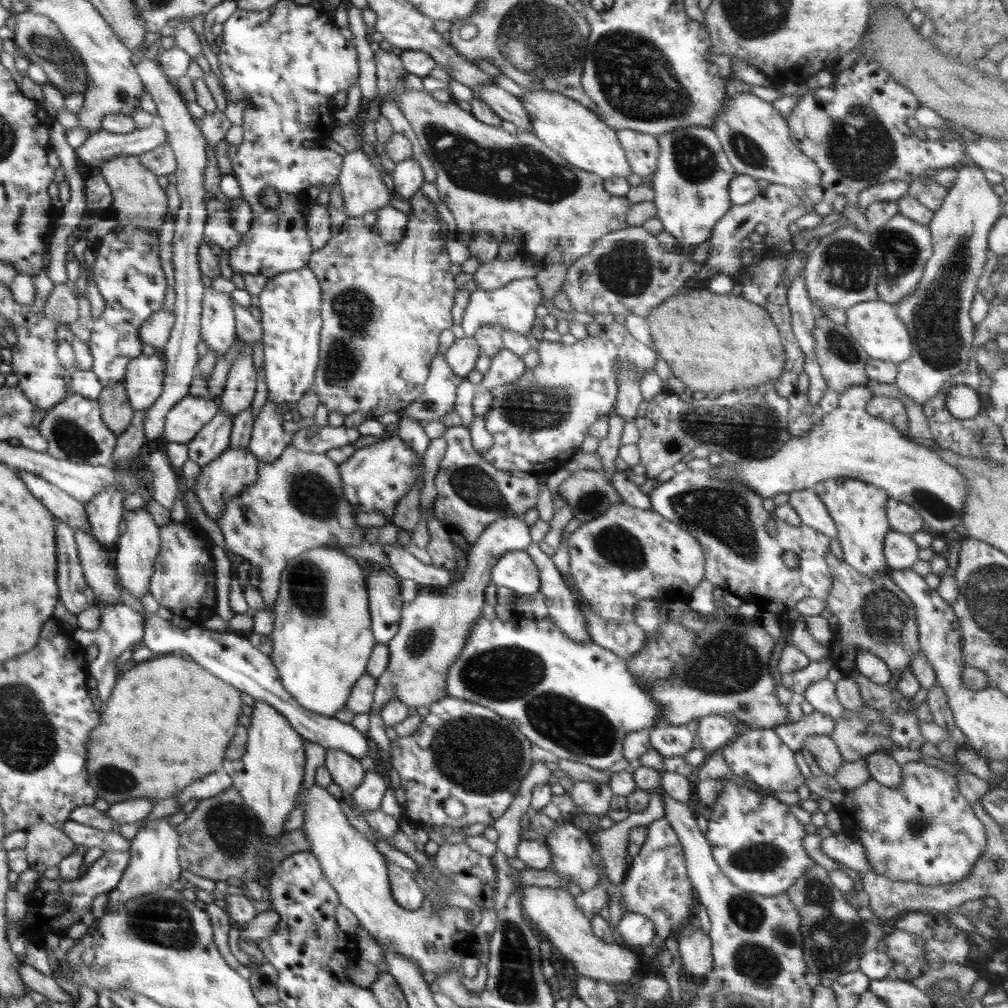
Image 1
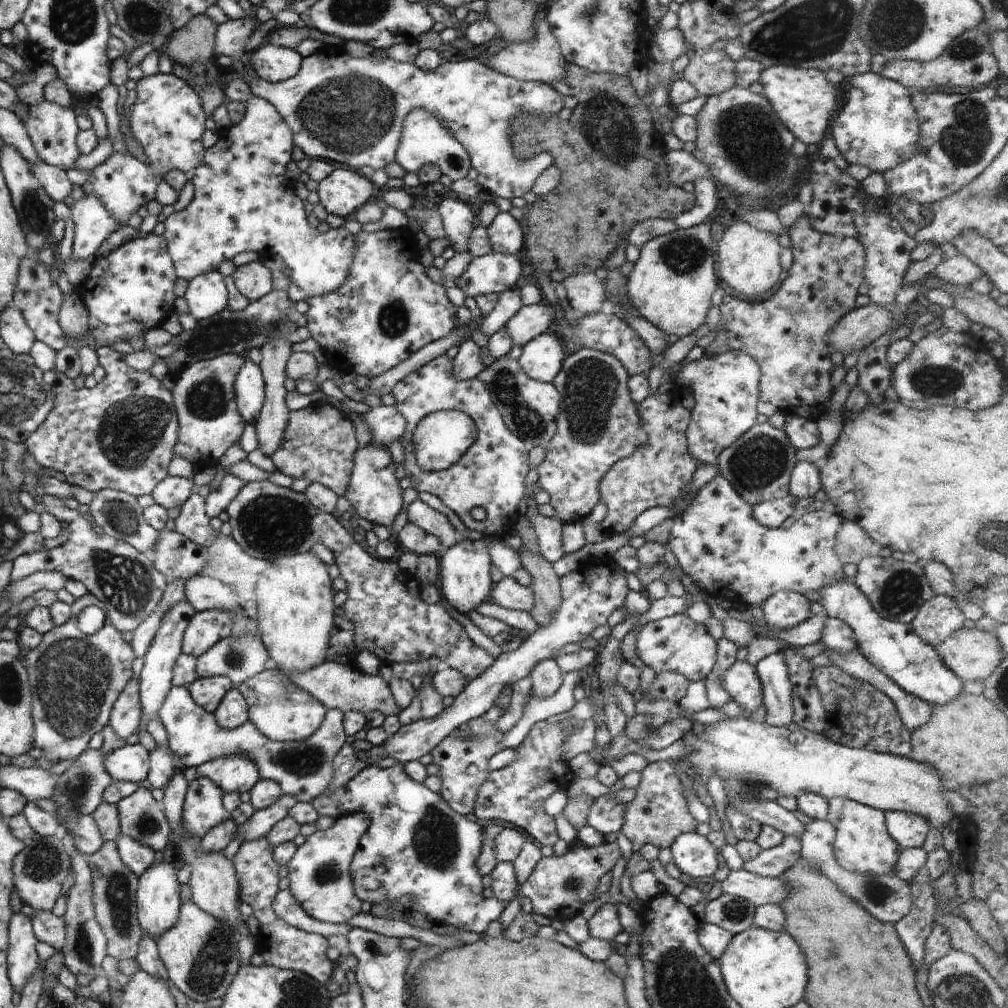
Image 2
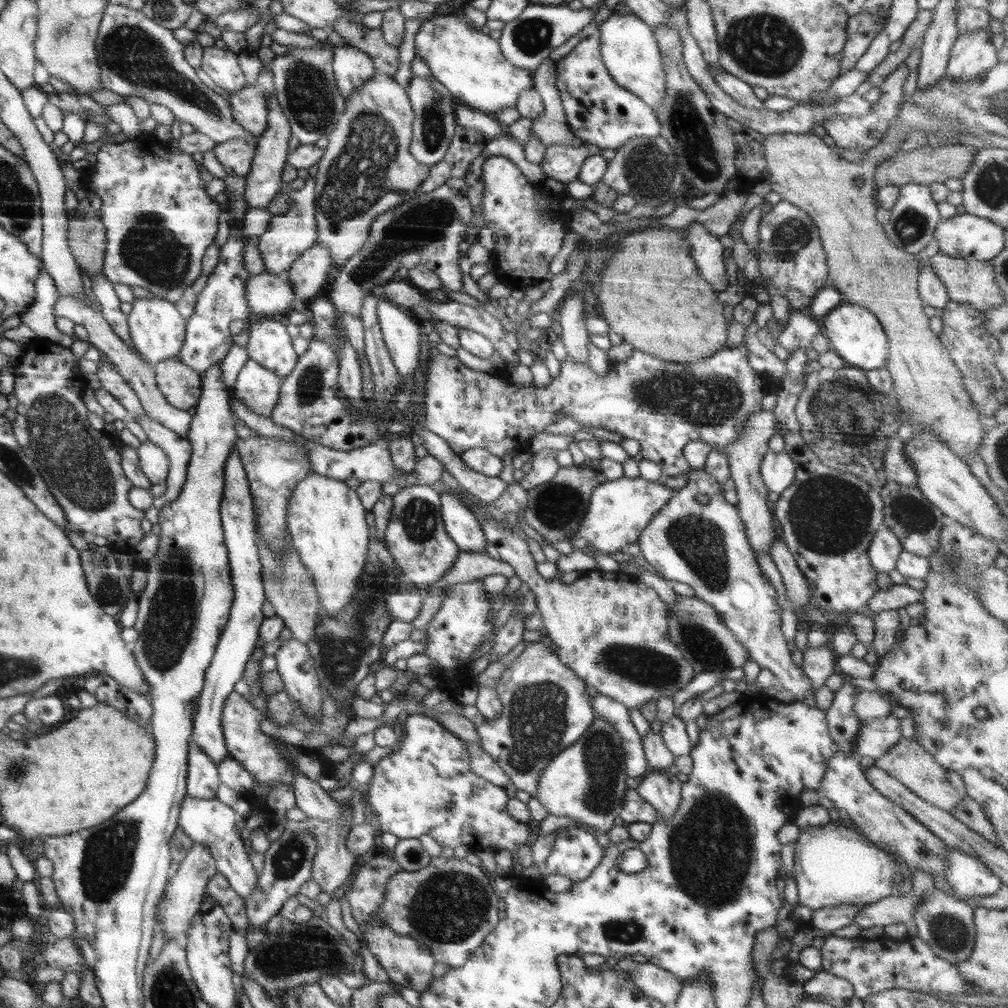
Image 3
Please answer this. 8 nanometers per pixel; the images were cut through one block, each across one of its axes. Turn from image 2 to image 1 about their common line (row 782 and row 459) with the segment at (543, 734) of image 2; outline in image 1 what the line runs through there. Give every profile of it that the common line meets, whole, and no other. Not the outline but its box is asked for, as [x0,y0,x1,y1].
[481,322,657,473]

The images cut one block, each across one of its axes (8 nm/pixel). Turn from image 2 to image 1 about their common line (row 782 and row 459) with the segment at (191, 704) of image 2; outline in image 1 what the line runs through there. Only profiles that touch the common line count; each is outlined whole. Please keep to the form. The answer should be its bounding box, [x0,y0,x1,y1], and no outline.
[218,443,363,635]

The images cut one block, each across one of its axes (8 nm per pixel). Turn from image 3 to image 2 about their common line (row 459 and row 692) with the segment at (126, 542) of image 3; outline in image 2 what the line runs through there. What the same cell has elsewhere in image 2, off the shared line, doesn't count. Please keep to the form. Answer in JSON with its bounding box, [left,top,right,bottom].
[22,593,135,762]

